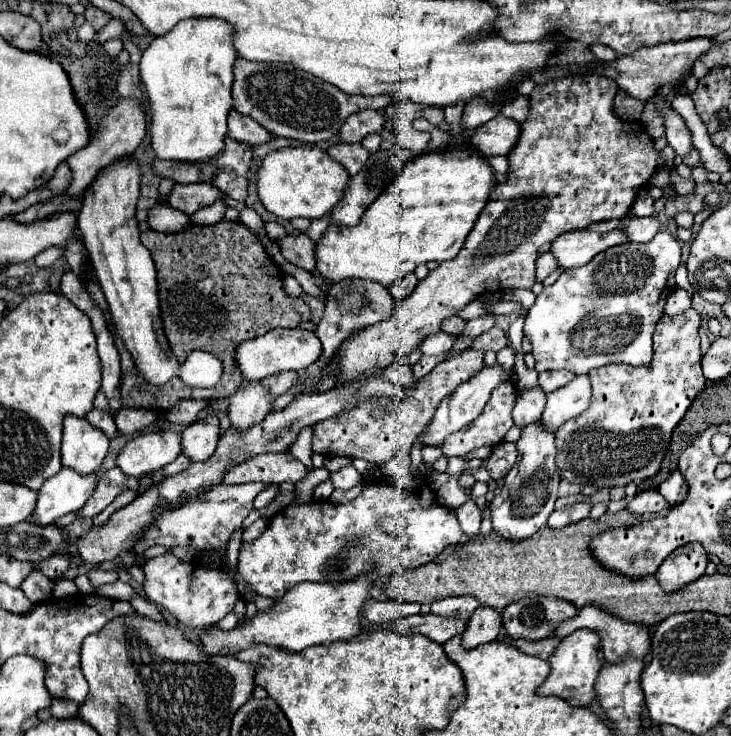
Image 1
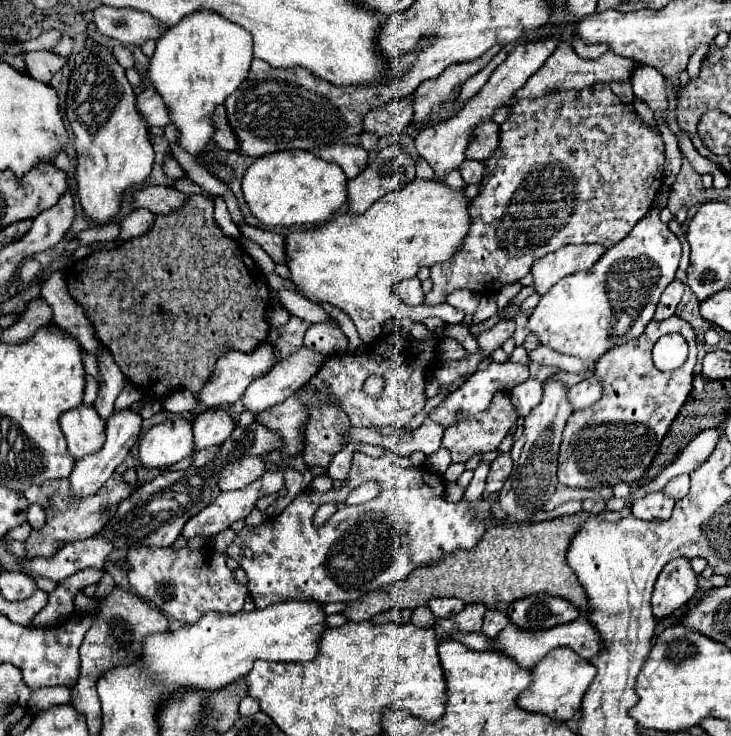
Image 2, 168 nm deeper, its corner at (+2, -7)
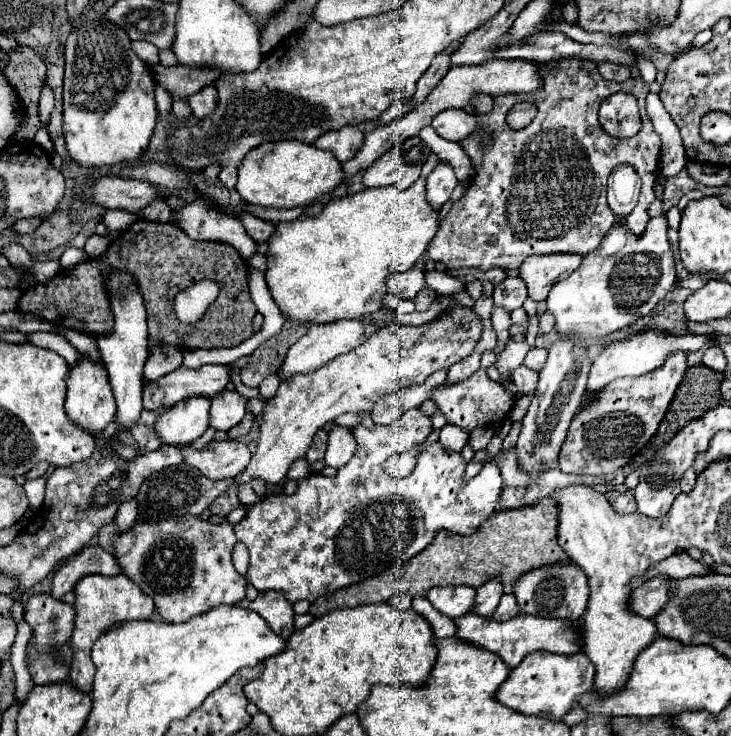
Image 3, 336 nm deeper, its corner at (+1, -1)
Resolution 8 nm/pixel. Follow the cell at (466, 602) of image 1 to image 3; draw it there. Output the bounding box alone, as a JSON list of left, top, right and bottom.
[427,586,477,618]

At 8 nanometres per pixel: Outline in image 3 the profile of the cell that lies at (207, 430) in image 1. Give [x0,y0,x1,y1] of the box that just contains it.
[211,390,247,430]

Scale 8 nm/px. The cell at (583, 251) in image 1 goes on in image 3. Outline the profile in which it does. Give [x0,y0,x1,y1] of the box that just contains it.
[519,256,581,302]

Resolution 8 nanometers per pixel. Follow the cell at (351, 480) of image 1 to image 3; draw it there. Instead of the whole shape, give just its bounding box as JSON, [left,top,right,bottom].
[325,426,357,468]

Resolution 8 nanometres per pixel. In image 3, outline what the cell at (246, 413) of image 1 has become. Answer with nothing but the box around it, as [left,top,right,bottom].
[281,320,381,380]

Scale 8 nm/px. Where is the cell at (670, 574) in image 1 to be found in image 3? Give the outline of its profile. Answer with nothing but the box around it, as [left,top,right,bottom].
[629,576,669,618]

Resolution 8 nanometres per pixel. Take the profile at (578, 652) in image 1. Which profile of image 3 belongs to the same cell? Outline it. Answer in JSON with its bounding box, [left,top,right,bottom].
[495,652,595,720]

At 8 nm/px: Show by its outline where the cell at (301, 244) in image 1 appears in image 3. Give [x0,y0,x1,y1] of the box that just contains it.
[241,214,275,244]

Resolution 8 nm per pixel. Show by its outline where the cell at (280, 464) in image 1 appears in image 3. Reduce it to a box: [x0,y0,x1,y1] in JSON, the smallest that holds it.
[177,440,251,480]

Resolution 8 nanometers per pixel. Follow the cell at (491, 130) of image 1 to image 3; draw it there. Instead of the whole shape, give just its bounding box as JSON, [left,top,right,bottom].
[431,108,477,142]

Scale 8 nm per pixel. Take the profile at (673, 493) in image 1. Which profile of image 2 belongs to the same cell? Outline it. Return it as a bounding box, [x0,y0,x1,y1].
[664,474,690,500]

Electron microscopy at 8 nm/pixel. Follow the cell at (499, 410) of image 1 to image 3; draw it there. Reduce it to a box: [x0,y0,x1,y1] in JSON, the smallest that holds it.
[429,368,515,432]

